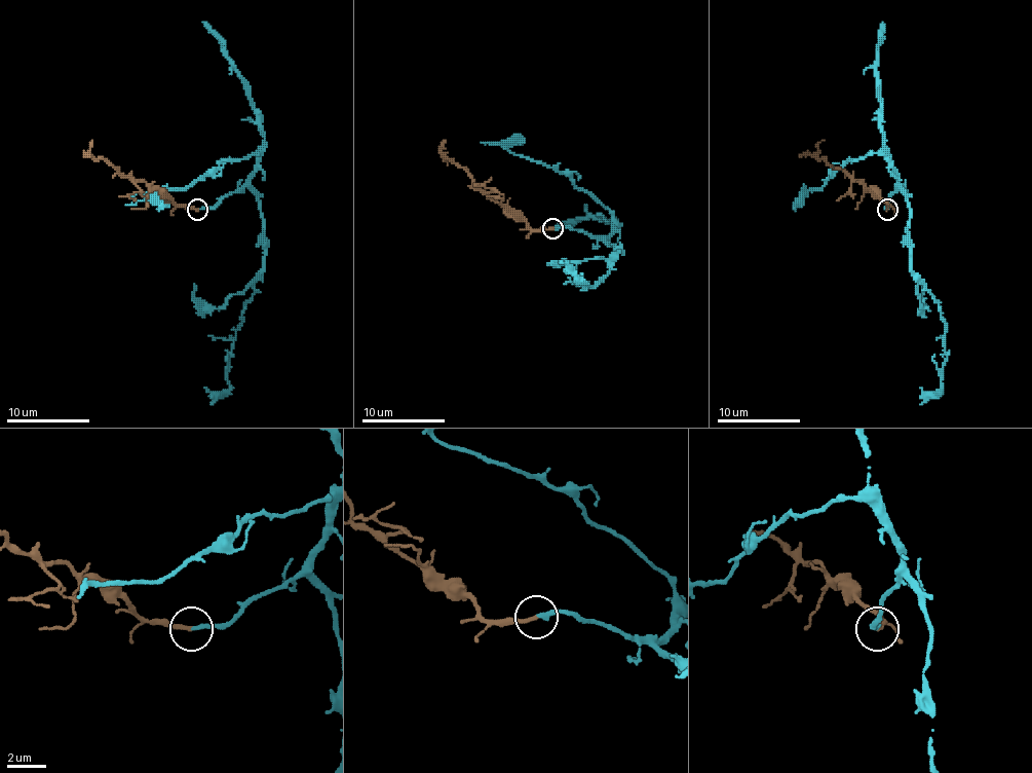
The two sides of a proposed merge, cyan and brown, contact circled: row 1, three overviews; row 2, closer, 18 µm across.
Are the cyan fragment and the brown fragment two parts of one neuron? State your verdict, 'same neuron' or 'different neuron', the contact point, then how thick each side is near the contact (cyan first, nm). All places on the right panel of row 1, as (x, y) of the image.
same neuron; at (887, 209); 200 nm thick on the cyan side, 220 nm on the other

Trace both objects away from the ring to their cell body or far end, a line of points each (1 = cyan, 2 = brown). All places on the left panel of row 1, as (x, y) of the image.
1: (198, 209), (215, 207), (245, 186), (260, 207), (264, 227), (264, 271), (235, 329), (229, 388), (204, 388)
2: (198, 209), (178, 207), (144, 182), (127, 178), (107, 160), (90, 156)

